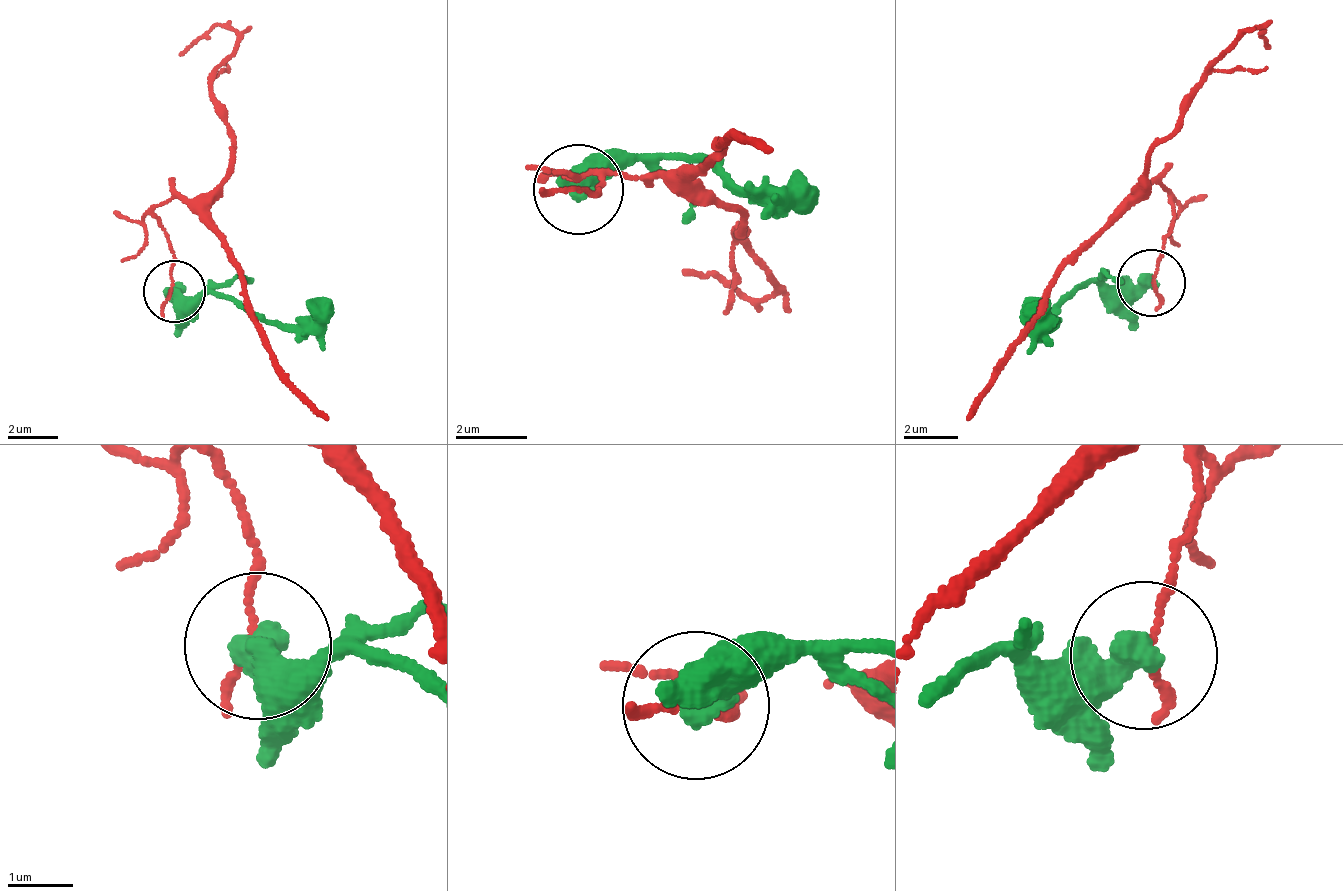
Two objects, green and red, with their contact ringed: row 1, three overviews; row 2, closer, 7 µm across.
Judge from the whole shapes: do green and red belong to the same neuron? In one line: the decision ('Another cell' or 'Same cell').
Another cell

